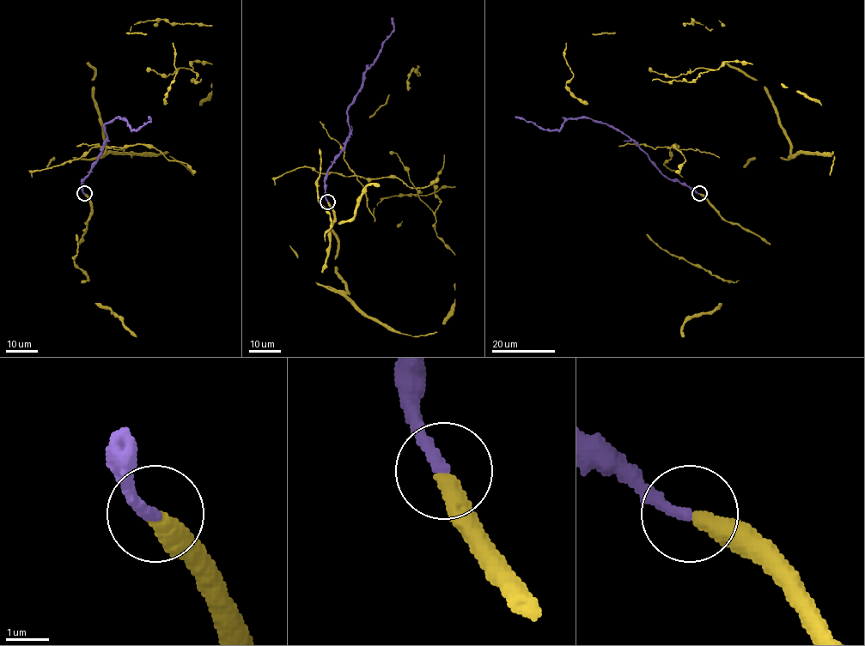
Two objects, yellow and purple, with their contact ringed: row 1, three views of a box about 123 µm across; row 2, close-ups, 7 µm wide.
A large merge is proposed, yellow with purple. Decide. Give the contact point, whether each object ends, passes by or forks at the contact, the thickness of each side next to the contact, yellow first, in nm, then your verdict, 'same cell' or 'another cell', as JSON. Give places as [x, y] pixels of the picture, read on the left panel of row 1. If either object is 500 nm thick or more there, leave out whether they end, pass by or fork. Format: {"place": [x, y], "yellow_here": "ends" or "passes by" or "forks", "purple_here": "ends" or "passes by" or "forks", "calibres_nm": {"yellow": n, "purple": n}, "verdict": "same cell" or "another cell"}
{"place": [84, 193], "yellow_here": "ends", "purple_here": "ends", "calibres_nm": {"yellow": 440, "purple": 280}, "verdict": "same cell"}

